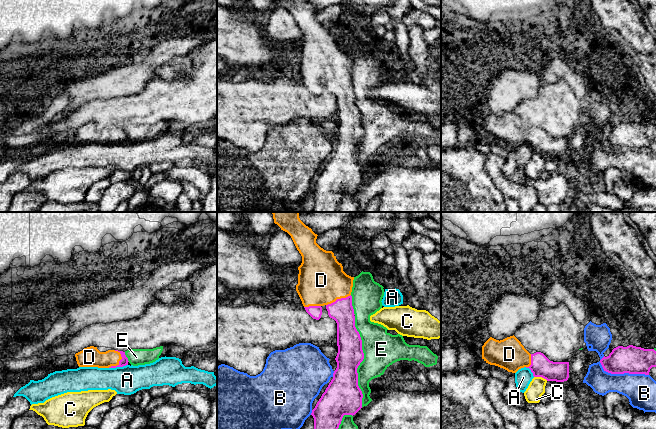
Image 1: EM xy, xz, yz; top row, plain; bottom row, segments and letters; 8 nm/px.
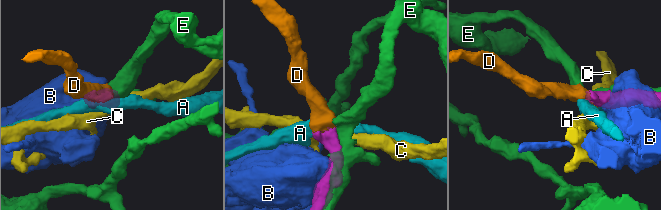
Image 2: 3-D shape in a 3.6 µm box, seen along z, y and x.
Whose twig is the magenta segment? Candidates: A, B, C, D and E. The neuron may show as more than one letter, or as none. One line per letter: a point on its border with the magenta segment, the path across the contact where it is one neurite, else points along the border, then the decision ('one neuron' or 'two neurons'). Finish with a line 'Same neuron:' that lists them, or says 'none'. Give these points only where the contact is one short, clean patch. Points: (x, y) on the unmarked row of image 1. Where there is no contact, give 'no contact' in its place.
A: meets magenta in xy at (118, 142); border along xy (127, 140), (121, 143), (109, 144); two neurons
B: meets magenta in yz at (622, 149); two neurons
C: meets magenta in yz at (541, 152); border along yz (534, 152), (540, 152), (547, 156); two neurons
D: meets magenta in xy at (119, 138); runs through xy (124, 137), (119, 138), (89, 133); one neuron
E: meets magenta in xz at (362, 136); two neurons
Same neuron: D

